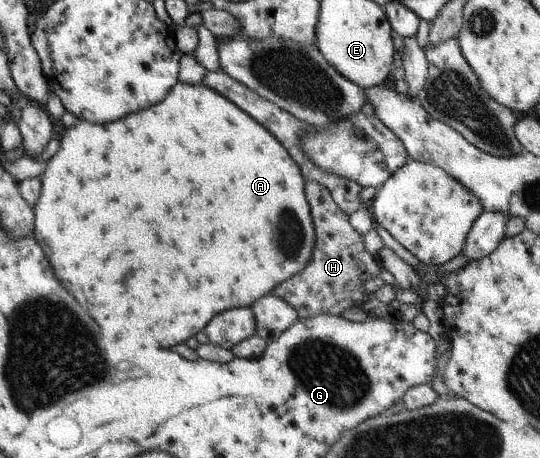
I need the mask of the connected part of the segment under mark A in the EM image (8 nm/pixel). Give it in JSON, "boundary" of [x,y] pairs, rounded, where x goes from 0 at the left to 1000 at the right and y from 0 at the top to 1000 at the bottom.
{"boundary":[[[328,177],[311,197],[311,203],[306,203],[300,221],[274,231],[269,240],[231,251],[226,260],[200,269],[200,273],[169,271],[152,262],[141,275],[119,284],[119,293],[109,303],[109,321],[111,325],[107,325],[96,343],[91,343],[81,373],[70,386],[76,395],[76,415],[59,454],[59,511],[63,513],[67,531],[78,541],[83,563],[89,568],[89,579],[93,579],[93,587],[96,587],[96,596],[104,600],[111,640],[126,640],[126,644],[144,662],[144,670],[152,670],[152,675],[159,679],[159,688],[181,705],[181,714],[185,714],[185,736],[219,749],[219,766],[222,766],[222,758],[226,758],[226,762],[233,762],[237,771],[252,775],[256,766],[259,766],[259,771],[278,771],[278,766],[289,766],[289,762],[315,764],[333,747],[341,747],[352,731],[363,731],[367,723],[374,723],[378,712],[407,681],[430,672],[461,672],[480,648],[504,640],[506,631],[519,616],[550,598],[572,572],[578,557],[581,504],[574,454],[570,452],[565,421],[561,419],[563,395],[552,362],[533,338],[526,321],[522,321],[522,314],[491,277],[485,277],[472,260],[467,260],[463,251],[452,247],[452,242],[428,221],[422,221],[413,207],[407,207],[402,199],[389,194],[376,181],[348,186],[346,181]]]}

